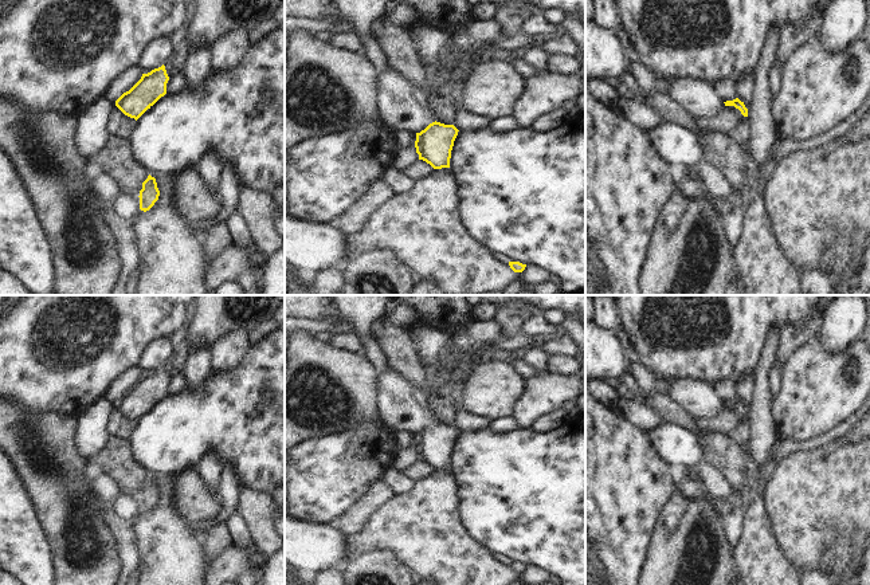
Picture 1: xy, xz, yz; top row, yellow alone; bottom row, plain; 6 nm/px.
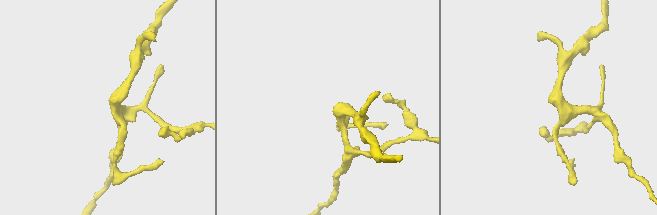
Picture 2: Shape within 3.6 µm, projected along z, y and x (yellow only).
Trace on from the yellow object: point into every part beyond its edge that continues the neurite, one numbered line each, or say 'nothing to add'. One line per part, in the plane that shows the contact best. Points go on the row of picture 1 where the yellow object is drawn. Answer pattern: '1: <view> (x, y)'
1: xz (402, 106)

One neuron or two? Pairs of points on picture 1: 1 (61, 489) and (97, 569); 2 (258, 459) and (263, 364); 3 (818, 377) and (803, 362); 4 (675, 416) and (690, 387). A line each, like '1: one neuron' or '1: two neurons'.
1: one neuron
2: one neuron
3: one neuron
4: two neurons

